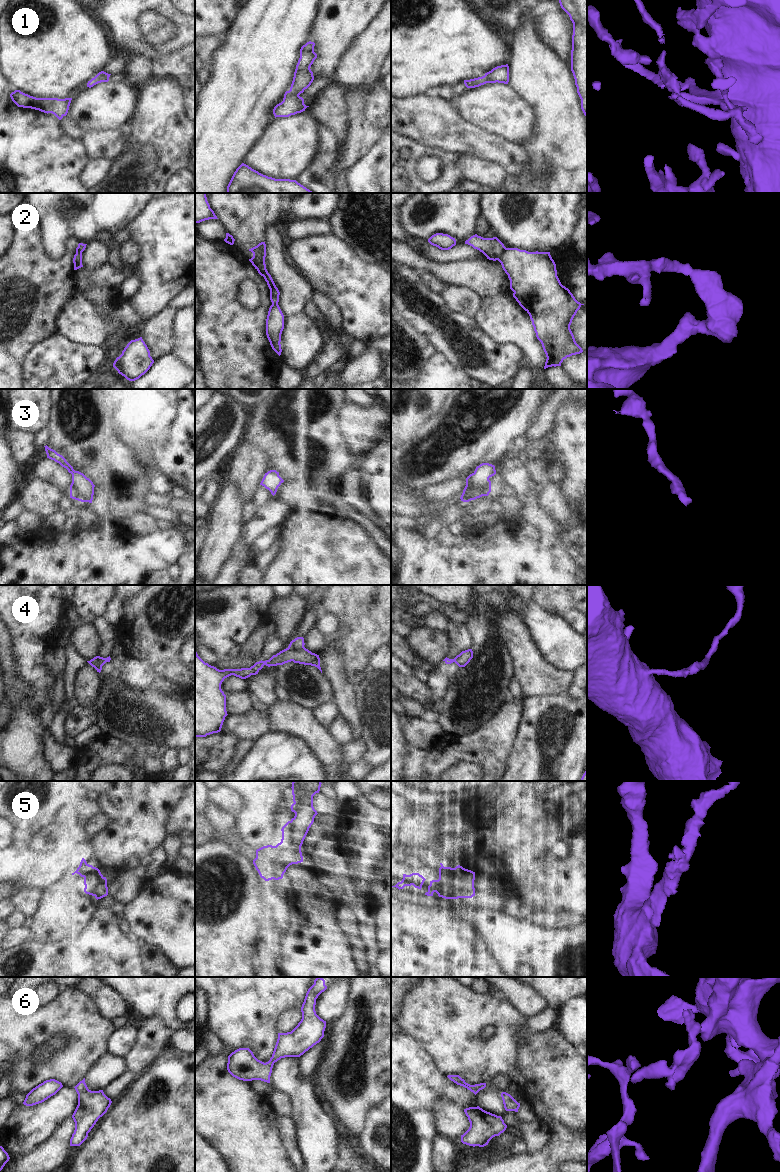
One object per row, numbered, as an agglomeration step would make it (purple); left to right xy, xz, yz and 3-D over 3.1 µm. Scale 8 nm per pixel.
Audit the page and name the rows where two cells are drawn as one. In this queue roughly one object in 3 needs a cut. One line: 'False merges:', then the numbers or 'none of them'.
False merges: 2, 5

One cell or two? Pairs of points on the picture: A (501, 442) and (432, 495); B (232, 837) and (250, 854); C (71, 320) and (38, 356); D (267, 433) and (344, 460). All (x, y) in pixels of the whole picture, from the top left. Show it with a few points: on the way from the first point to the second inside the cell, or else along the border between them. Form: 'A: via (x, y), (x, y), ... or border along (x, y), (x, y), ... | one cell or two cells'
A: border along (465, 478), (451, 478), (430, 485) | two cells
B: via (236, 842), (245, 851) | one cell
C: border along (56, 333), (75, 343), (80, 343) | two cells
D: via (289, 457), (297, 460), (307, 435), (320, 441) | one cell

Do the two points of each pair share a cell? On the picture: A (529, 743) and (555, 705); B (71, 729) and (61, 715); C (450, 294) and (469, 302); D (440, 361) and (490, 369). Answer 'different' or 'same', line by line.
A: same
B: different
C: same
D: different

